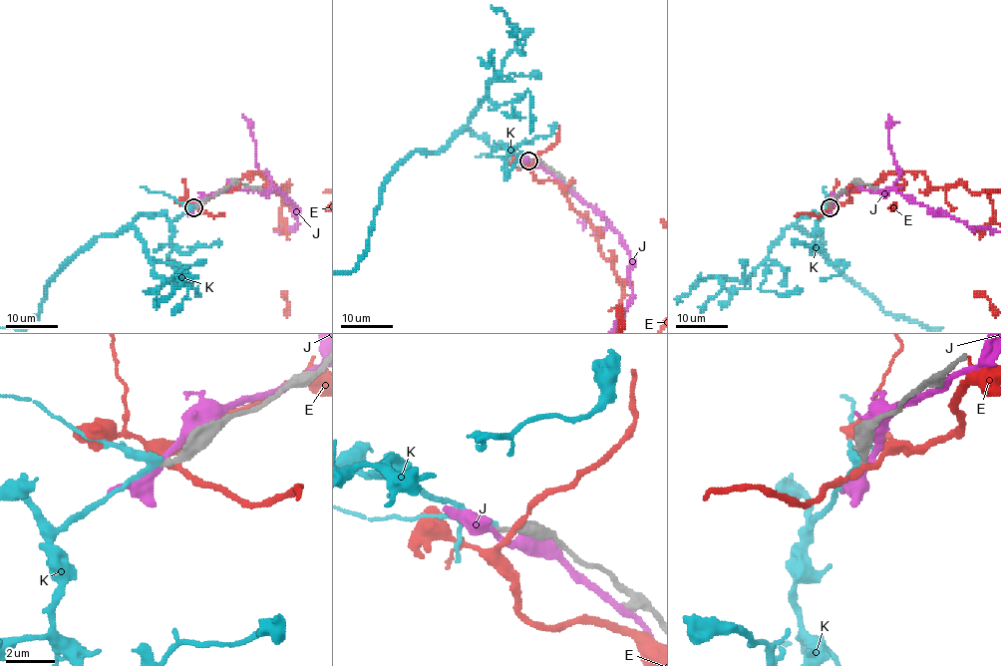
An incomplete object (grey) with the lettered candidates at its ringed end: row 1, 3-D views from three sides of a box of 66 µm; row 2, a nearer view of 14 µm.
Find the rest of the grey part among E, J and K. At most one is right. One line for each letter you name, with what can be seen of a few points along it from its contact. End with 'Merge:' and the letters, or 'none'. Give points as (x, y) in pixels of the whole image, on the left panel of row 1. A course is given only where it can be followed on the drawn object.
Merge: K

